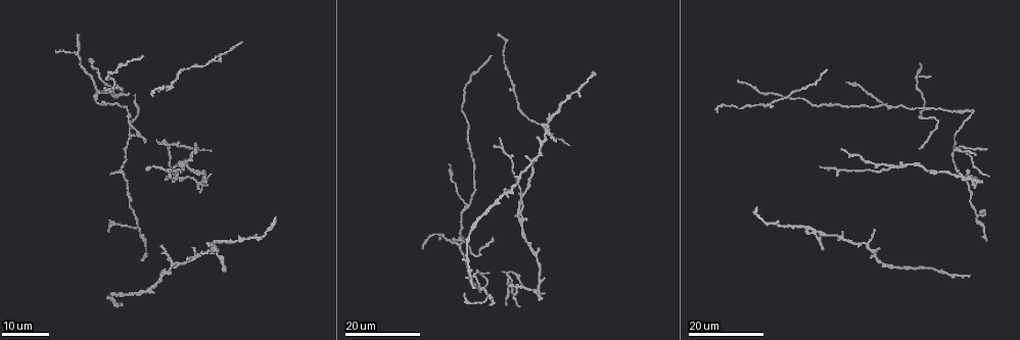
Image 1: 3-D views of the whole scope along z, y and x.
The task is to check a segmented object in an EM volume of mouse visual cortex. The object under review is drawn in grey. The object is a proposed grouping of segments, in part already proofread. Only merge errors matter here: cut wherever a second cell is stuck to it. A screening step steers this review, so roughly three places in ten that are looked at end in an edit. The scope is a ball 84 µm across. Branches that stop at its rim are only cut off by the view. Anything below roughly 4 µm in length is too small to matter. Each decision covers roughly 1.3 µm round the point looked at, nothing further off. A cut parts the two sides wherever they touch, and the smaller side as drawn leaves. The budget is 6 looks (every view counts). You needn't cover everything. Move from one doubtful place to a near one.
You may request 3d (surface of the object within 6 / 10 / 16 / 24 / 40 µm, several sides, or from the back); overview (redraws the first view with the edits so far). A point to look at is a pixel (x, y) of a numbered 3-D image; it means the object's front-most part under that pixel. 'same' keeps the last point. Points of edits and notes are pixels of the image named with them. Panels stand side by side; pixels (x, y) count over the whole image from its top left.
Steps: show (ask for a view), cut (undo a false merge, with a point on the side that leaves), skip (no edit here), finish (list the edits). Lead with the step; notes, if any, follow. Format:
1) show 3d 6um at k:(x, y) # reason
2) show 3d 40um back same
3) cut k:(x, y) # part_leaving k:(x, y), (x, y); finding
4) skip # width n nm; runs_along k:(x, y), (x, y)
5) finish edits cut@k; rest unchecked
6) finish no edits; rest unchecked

show 3d 24um at 1:(975, 216) # side arm on a straight run

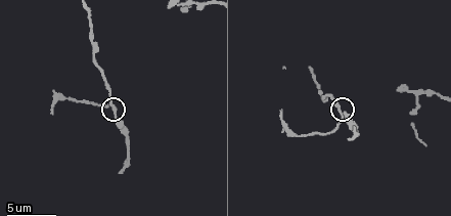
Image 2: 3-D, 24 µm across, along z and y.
show 3d 6um at 2:(113, 111)

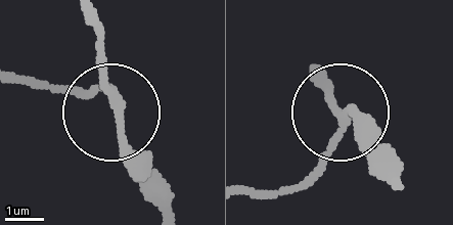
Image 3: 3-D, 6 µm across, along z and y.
skip # width 180 nm; all the same cell

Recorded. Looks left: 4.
show 3d 16um at 2:(415, 101)

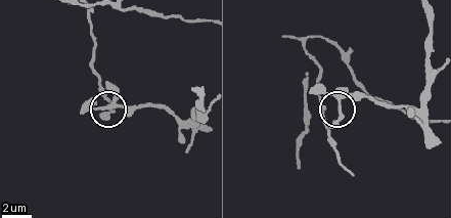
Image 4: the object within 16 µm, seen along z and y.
show 3d 6um at 4:(338, 108)

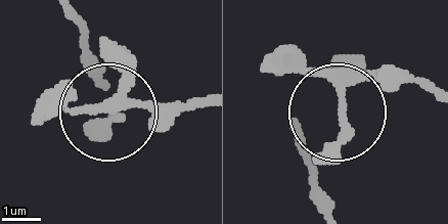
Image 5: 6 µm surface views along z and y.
skip # arms 3; runs_along 5:(205, 102), (136, 102), (97, 119), (88, 73); one cell here

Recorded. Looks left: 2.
show 3d 16um at 1:(549, 132) # four or more arms meet

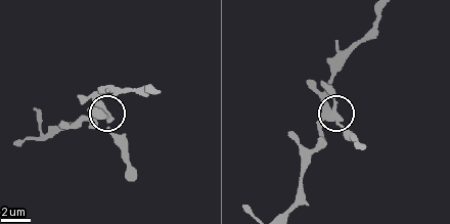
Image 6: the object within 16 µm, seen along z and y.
show 3d 6um at 6:(330, 112)

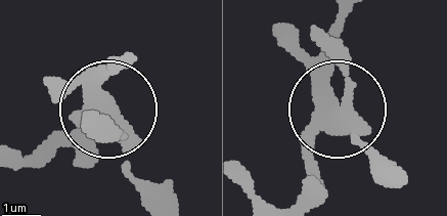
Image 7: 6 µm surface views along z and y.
skip # width 440 nm; runs_along 7:(51, 153), (106, 111), (123, 163), (155, 199); all the same cell

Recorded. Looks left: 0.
finish no edits; rest unchecked

